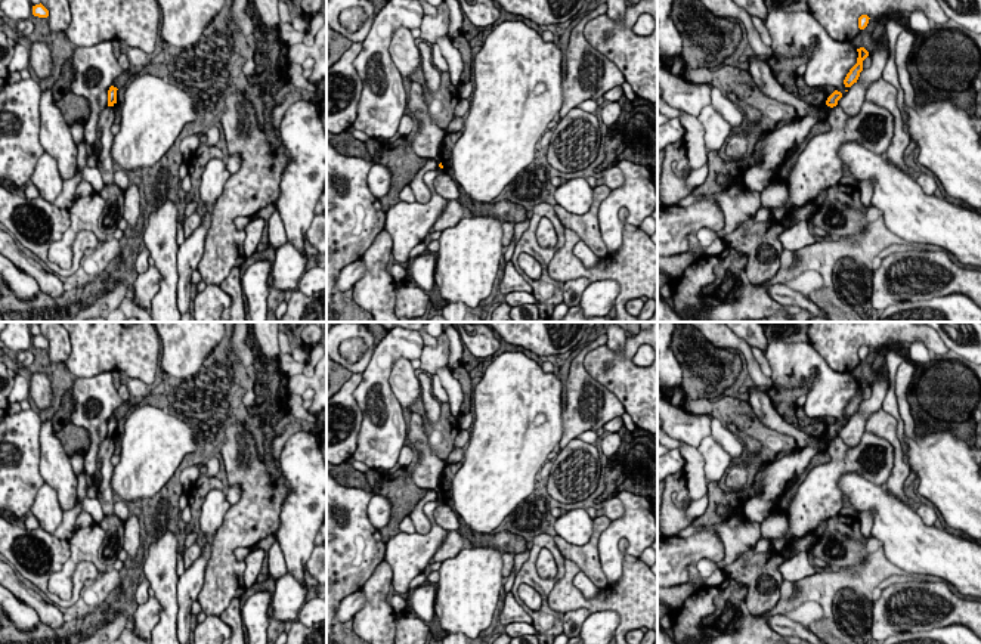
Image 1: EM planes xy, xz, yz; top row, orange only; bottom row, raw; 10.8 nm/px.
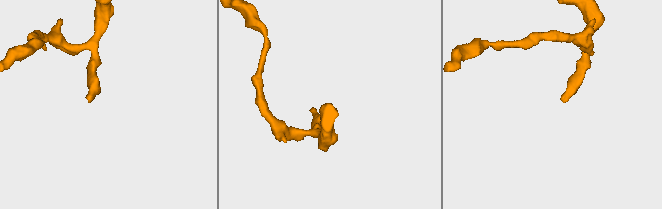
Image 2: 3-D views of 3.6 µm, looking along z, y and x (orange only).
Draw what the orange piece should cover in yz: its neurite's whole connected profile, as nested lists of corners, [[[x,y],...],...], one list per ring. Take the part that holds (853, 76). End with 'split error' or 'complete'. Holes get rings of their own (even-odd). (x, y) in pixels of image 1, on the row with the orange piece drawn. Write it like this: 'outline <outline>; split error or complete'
outline [[[864,47],[857,49],[857,52],[857,64],[847,74],[844,80],[845,87],[851,87],[854,83],[857,83],[860,72],[863,71],[863,61],[869,56],[869,52]]]; complete

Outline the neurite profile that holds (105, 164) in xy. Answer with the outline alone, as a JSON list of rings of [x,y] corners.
[[[105,106],[99,115],[98,130],[100,131],[100,152],[98,155],[98,170],[102,174],[105,185],[114,183],[115,162],[111,157],[114,134],[111,126],[114,124],[114,106]]]

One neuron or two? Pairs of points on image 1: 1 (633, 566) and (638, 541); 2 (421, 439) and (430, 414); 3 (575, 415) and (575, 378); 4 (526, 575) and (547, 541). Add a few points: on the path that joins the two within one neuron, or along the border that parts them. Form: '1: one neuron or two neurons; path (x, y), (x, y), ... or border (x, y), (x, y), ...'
1: two neurons; border (637, 556), (624, 557), (622, 576), (613, 584)
2: two neurons; border (423, 417), (426, 426)
3: one neuron; path (575, 406), (575, 387)
4: one neuron; path (529, 566), (538, 547)

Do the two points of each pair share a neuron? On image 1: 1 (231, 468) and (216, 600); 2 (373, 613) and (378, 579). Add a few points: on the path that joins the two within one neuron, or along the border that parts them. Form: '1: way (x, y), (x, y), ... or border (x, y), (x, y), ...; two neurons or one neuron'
1: way (247, 501), (247, 520), (223, 544), (222, 567); one neuron
2: way (377, 604), (377, 588); one neuron

